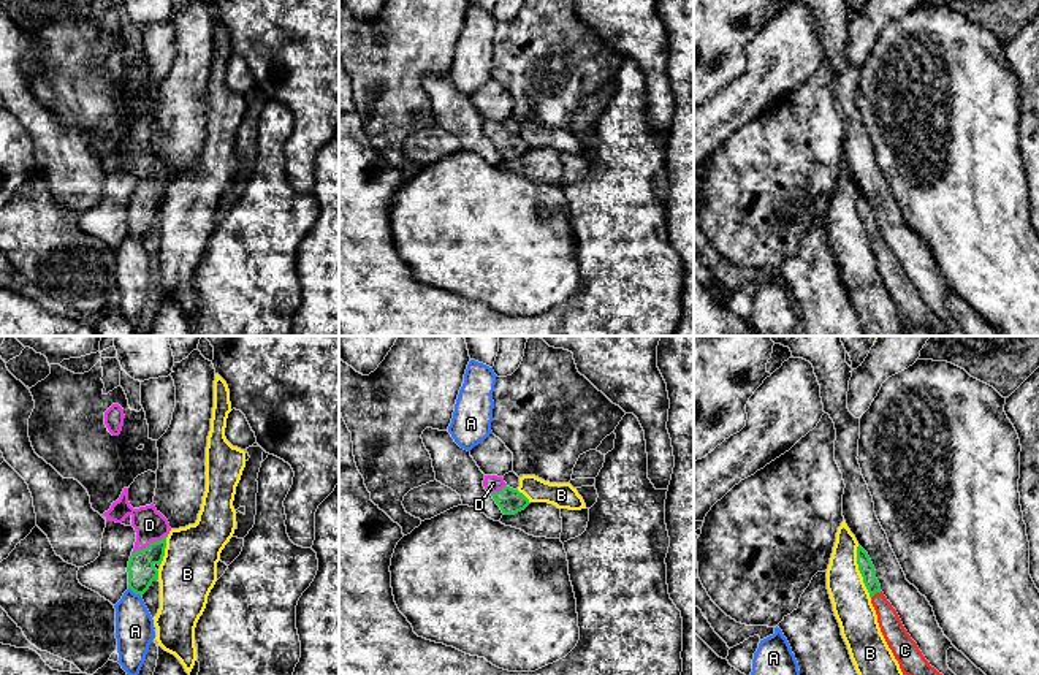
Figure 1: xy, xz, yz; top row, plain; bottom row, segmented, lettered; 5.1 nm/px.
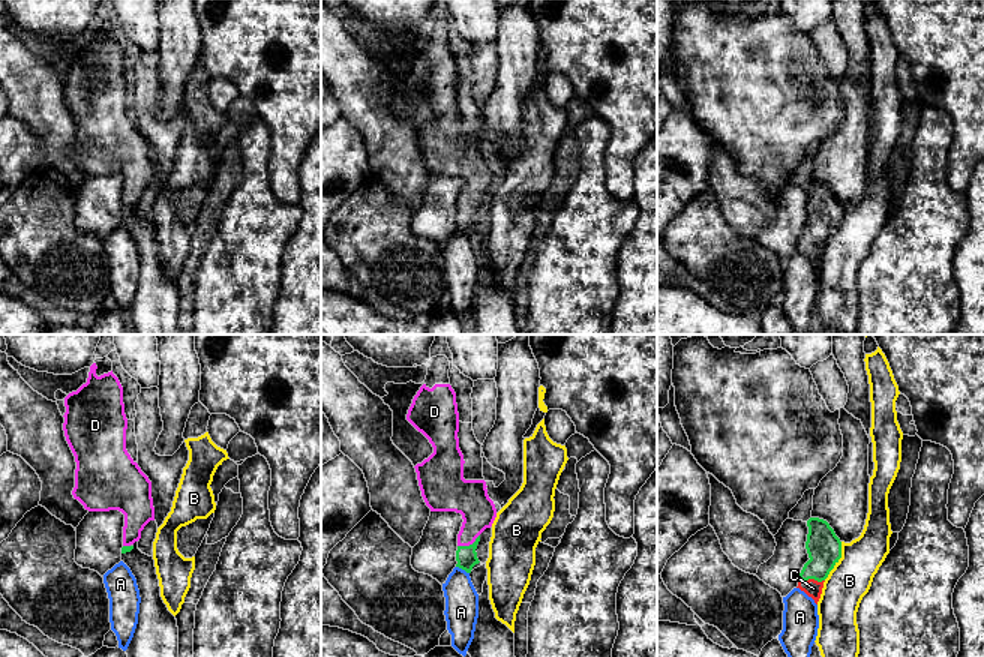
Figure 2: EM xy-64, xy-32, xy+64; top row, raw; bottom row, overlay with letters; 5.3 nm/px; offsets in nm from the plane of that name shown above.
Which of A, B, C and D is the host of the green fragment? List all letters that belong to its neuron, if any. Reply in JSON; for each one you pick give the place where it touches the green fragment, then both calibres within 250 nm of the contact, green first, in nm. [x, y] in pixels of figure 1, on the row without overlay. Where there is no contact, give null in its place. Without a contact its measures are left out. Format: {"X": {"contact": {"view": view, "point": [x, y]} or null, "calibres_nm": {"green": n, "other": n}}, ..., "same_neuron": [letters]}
{"C": {"contact": {"view": "yz", "point": [876, 236]}, "calibres_nm": {"green": 80, "other": 120}}, "D": {"contact": {"view": "xy", "point": [151, 187]}, "calibres_nm": {"green": 140, "other": 160}}, "same_neuron": ["C", "D"]}

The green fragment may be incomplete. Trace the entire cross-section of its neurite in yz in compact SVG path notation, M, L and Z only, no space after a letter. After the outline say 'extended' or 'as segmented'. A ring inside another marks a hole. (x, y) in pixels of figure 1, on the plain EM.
M860 190L857 192L857 209L876 255L881 277L898 306L903 320L922 326L934 336L949 336L944 320L930 311L917 288L904 274L896 255L881 236L874 211Z; extended

